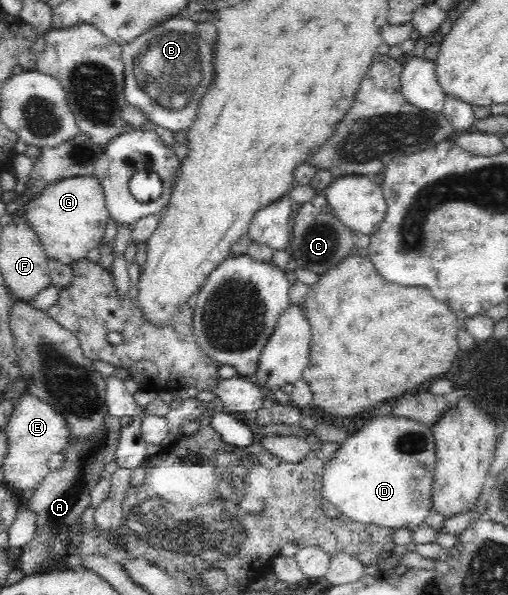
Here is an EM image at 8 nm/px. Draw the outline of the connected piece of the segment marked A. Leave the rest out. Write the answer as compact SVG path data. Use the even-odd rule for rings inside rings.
M110 415L103 427L99 428L95 434L91 434L87 440L70 436L66 448L61 452L65 459L64 467L50 470L34 490L32 498L24 502L36 516L35 536L22 546L17 562L24 576L39 575L55 570L55 564L62 562L61 560L70 554L71 529L76 528L83 511L91 504L89 491L115 463L115 452L122 431L119 421L120 418Z

